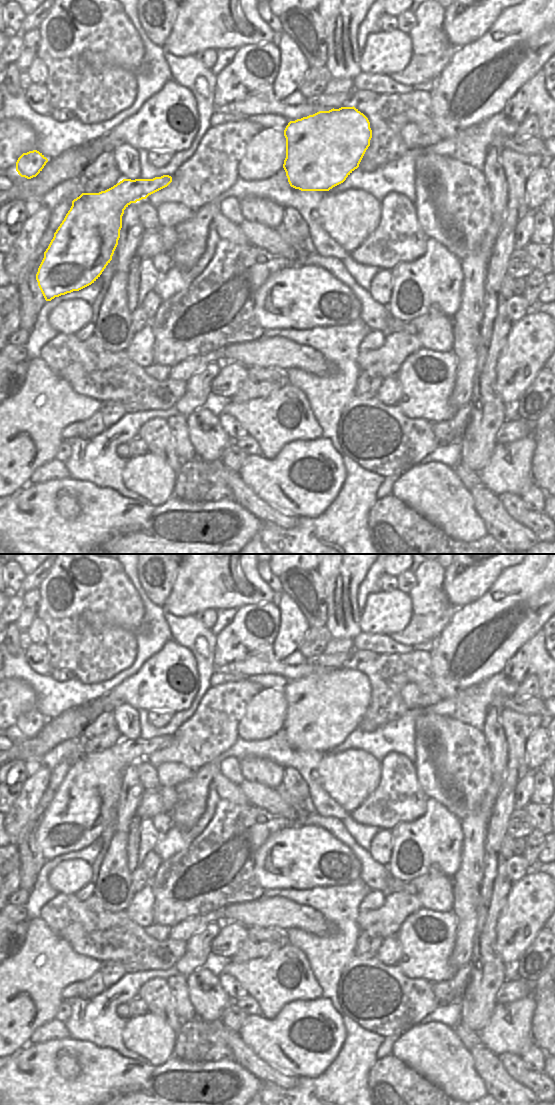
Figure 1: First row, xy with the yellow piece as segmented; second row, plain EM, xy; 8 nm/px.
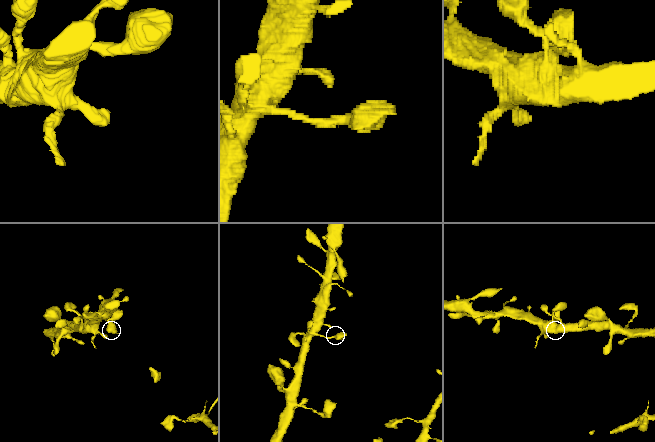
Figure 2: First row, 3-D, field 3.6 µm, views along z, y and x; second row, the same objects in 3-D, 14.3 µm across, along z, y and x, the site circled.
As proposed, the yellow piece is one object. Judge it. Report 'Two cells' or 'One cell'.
One cell.

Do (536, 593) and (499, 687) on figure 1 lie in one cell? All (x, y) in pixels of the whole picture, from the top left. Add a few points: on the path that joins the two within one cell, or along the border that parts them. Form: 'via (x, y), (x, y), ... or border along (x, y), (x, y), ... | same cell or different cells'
border along (501, 672), (497, 672), (479, 682) | different cells

